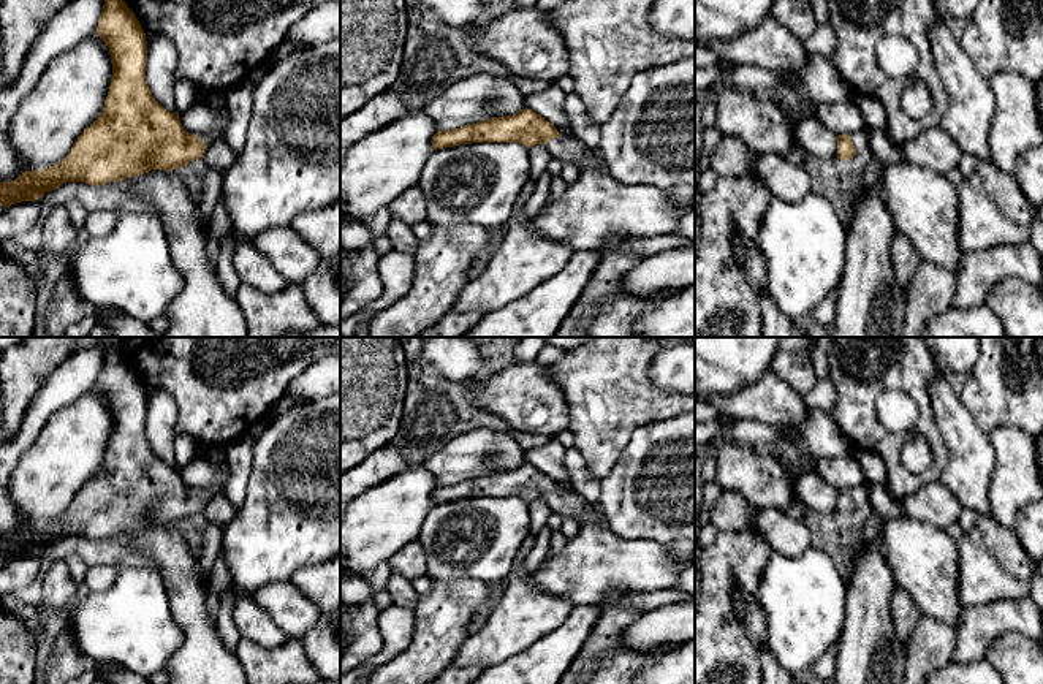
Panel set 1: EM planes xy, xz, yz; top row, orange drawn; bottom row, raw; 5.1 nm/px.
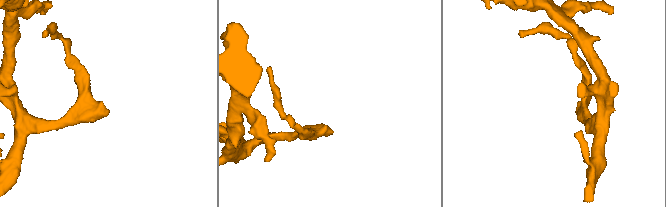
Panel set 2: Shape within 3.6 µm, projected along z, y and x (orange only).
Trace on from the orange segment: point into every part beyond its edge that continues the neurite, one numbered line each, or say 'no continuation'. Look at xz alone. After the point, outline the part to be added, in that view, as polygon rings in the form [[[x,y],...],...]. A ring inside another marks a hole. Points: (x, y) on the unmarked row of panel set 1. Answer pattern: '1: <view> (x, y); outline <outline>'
1: xz (568, 504); outline [[[559,491],[546,497],[549,510],[578,522],[587,518],[597,518],[598,513],[586,505],[586,500],[573,491]]]

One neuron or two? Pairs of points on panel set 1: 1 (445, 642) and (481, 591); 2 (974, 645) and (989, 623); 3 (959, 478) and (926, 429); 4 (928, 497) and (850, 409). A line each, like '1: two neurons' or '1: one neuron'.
1: one neuron
2: one neuron
3: two neurons
4: two neurons

